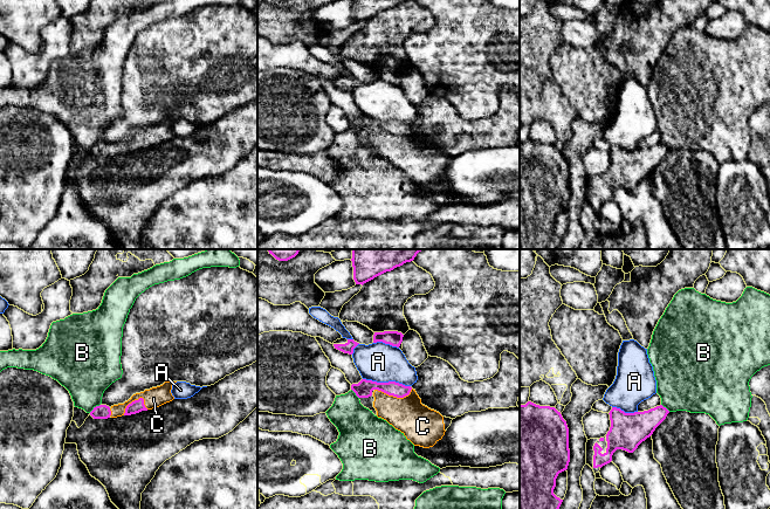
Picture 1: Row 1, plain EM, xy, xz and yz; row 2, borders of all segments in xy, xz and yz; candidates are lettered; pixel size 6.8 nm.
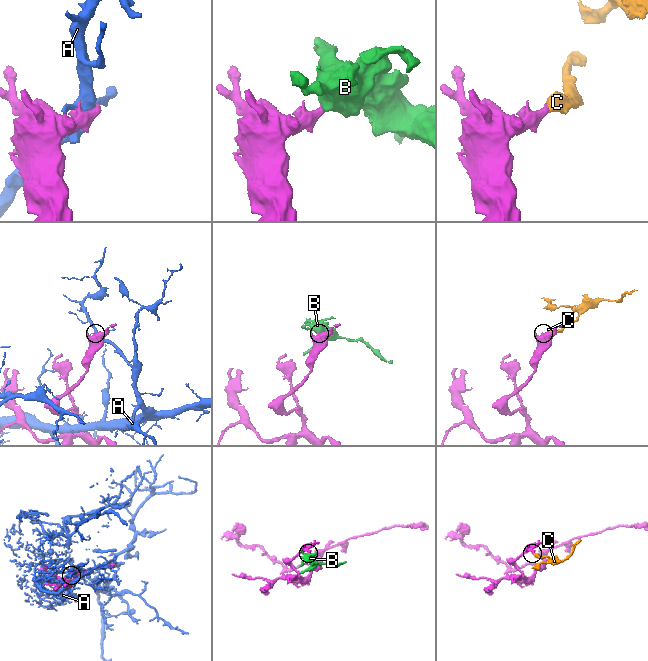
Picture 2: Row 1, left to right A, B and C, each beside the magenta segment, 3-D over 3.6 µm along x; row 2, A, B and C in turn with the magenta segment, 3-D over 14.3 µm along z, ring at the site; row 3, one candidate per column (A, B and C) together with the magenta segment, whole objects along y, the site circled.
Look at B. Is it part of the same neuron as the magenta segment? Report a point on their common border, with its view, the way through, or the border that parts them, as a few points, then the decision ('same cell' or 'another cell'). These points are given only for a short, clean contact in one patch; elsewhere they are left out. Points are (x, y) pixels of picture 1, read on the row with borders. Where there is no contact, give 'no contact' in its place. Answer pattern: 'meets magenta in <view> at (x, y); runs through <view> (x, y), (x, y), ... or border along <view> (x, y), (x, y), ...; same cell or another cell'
meets magenta in xy at (94, 407); border along xy (100, 404), (89, 412); another cell

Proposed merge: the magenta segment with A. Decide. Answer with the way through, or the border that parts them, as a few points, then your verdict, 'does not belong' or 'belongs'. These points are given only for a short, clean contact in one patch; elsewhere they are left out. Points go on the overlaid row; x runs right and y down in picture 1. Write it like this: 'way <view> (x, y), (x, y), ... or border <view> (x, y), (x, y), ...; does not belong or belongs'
does not belong

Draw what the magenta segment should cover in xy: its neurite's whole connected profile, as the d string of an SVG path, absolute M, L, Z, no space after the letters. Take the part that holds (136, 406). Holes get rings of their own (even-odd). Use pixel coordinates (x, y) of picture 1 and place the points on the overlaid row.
M165 381L163 385L145 390L144 392L133 394L124 404L114 405L111 407L106 405L99 405L94 407L90 415L94 419L108 419L117 418L122 415L131 415L142 411L152 410L159 407L174 399L171 393L172 385L177 381Z

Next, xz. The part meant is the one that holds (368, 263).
M352 249L353 280L364 284L414 260L422 249Z

